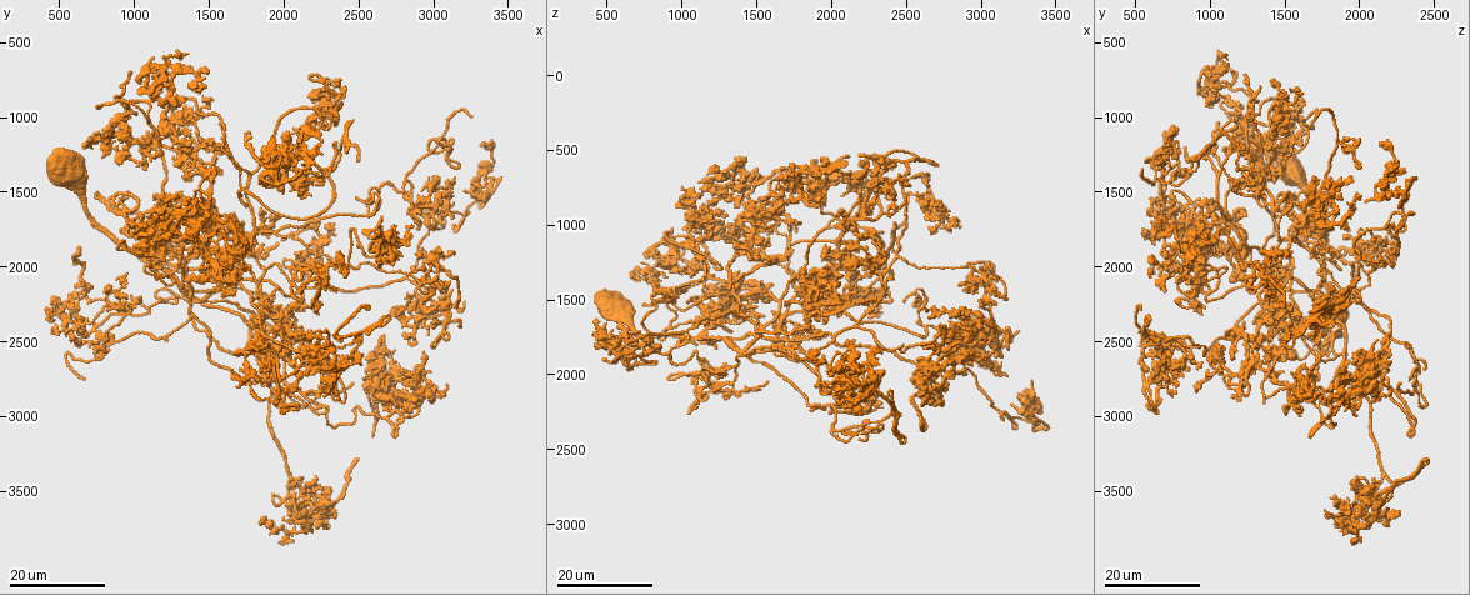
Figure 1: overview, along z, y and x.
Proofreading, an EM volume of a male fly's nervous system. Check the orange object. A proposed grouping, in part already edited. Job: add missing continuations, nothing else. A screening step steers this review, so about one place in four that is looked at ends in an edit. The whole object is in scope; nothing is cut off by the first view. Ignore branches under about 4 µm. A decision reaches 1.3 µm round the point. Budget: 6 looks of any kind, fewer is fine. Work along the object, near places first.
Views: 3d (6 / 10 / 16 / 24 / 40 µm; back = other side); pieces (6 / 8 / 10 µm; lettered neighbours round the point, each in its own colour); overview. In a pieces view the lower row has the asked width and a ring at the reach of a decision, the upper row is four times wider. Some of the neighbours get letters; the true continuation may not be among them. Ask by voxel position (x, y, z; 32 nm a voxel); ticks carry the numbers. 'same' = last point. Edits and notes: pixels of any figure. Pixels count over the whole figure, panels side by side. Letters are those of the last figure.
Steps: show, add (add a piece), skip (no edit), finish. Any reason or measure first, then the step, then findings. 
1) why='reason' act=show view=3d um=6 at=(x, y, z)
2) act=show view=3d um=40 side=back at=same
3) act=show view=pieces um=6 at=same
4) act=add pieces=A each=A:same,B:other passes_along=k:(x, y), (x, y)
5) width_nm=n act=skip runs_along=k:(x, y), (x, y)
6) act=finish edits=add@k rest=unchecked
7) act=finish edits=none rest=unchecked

why='end of a long branch' act=show view=3d um=24 at=(2300, 2960, 1500)

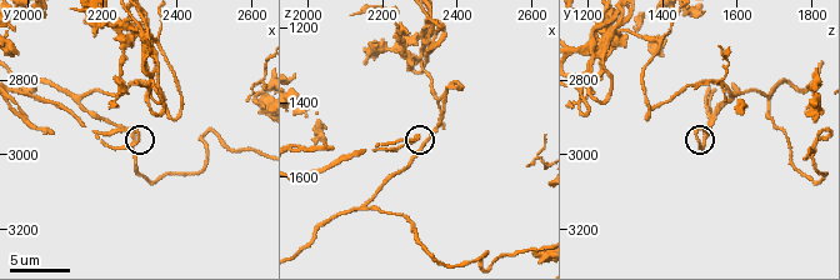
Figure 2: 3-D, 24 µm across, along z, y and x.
why='see the neighbours' act=show view=pieces um=8 at=(2290, 2960, 1500)

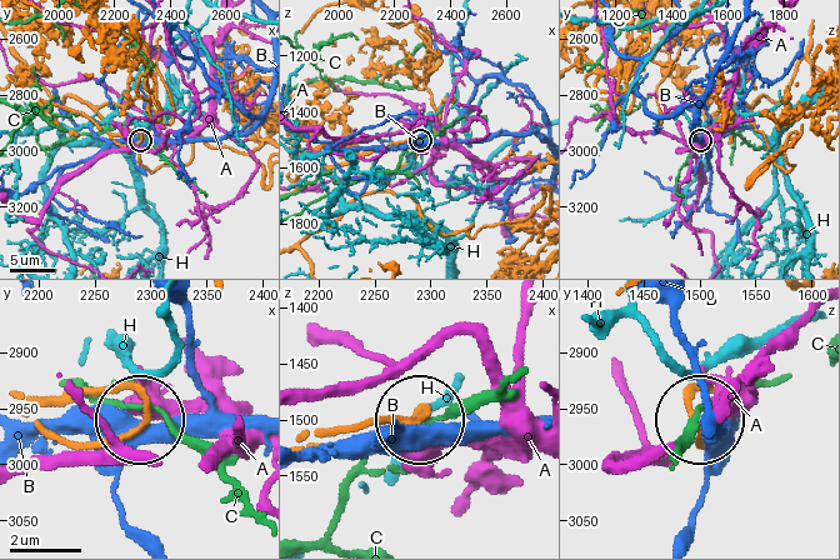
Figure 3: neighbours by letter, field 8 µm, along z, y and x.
width_nm=150 act=skip each=A:other,B:other,C:other,H:other runs_along=3:(20, 91), (79, 111), (110, 133), (134, 133), (141, 138) found='none of them fits'

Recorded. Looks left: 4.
why='branch stops here' act=show view=3d um=24 at=(3100, 1540, 1860)

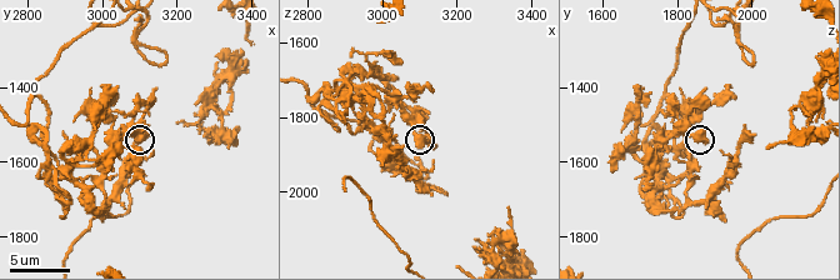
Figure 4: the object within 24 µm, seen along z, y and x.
act=show view=pieces um=10 at=(3100, 1540, 1880)

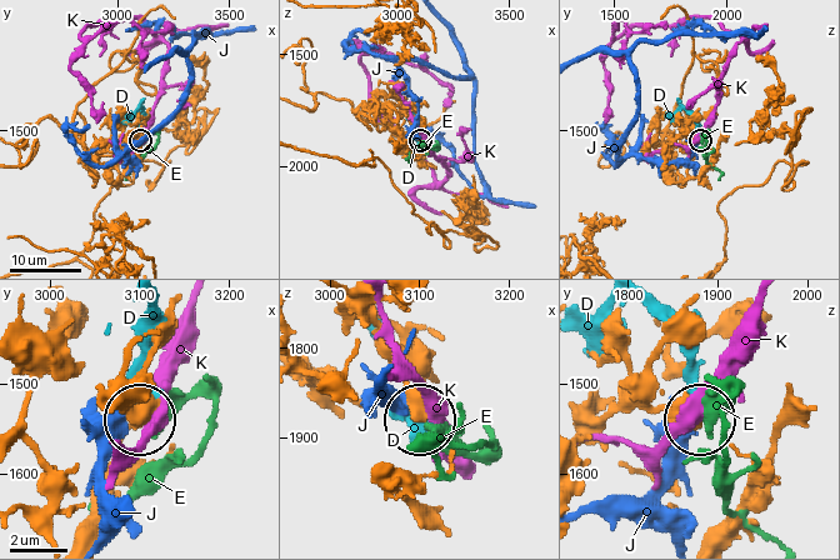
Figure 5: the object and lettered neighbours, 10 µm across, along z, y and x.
act=skip each=D:other,E:other,J:other,K:other found='no lettered piece goes on from it'

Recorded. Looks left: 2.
why='branch stops here' act=show view=3d um=16 at=(3240, 1640, 2380)

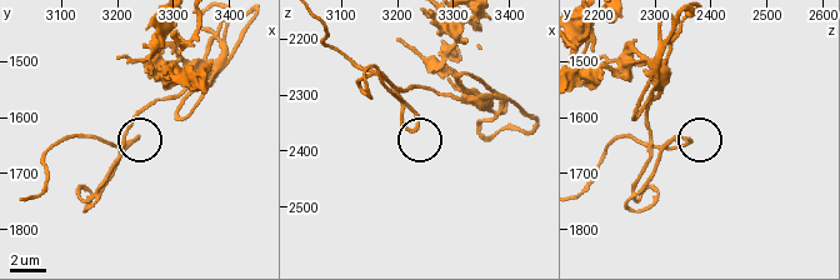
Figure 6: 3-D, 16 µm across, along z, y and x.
why='what lies round it' act=show view=pieces um=8 at=(3235, 1635, 2365)

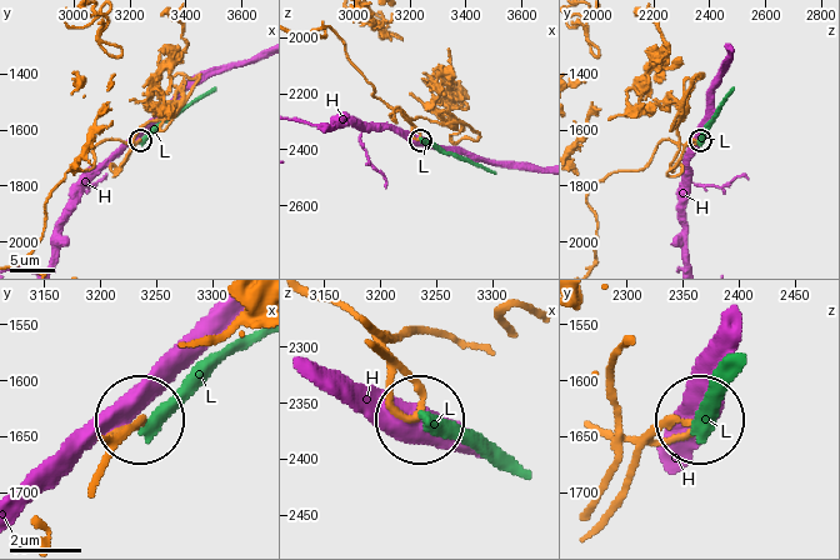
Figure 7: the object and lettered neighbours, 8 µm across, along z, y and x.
act=skip each=H:other,L:other runs_along=7:(600, 426), (645, 441), (695, 423) found='none of them fits'

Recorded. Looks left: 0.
act=finish edits=none rest=unchecked

